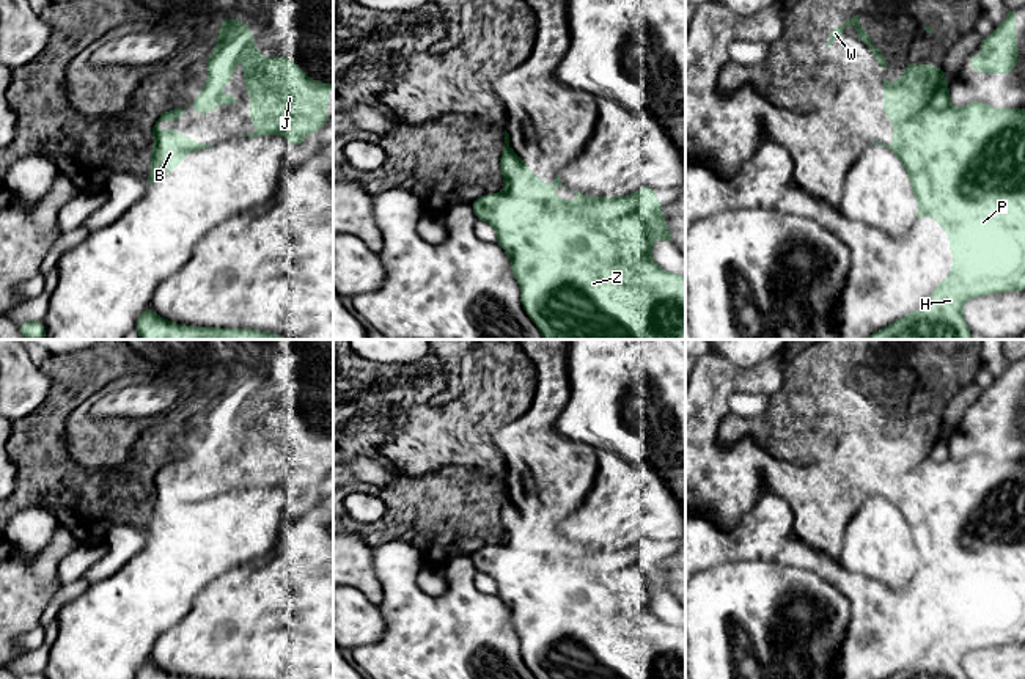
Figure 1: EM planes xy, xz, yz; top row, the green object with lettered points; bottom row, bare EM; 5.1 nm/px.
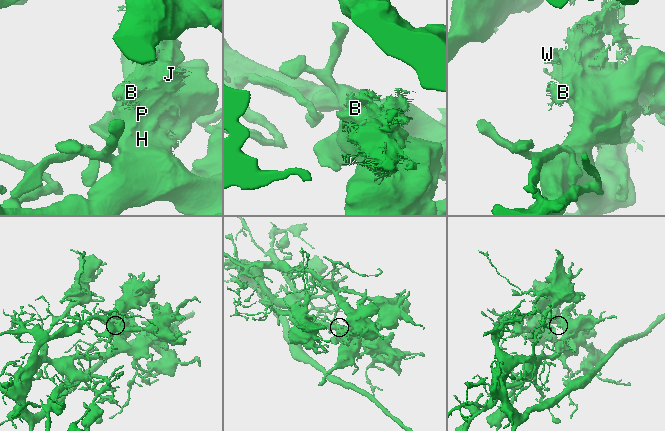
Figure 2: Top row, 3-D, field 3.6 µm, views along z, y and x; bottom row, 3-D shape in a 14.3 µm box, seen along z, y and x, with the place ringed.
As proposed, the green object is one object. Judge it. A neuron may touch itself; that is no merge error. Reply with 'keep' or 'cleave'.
keep

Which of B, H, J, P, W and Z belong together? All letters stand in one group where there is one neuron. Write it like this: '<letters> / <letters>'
B H J P W Z

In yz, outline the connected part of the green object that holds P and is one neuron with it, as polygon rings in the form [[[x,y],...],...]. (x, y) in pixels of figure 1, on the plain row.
[[[907,413],[904,428],[896,435],[890,435],[884,431],[882,456],[884,467],[893,473],[893,486],[890,492],[895,495],[891,498],[882,494],[871,497],[882,497],[888,500],[902,514],[912,538],[912,545],[918,553],[917,571],[931,567],[935,574],[939,574],[950,589],[948,602],[954,608],[954,616],[950,621],[948,629],[934,641],[928,654],[887,679],[968,679],[962,668],[962,659],[970,651],[1003,646],[1008,643],[1025,643],[1025,461],[994,461],[979,453],[954,461],[950,456],[950,439],[942,417],[932,420],[928,415],[913,417],[912,413]]]

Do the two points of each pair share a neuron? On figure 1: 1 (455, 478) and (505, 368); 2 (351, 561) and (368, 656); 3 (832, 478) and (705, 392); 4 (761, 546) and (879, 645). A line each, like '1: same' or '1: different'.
1: different
2: different
3: same
4: same

